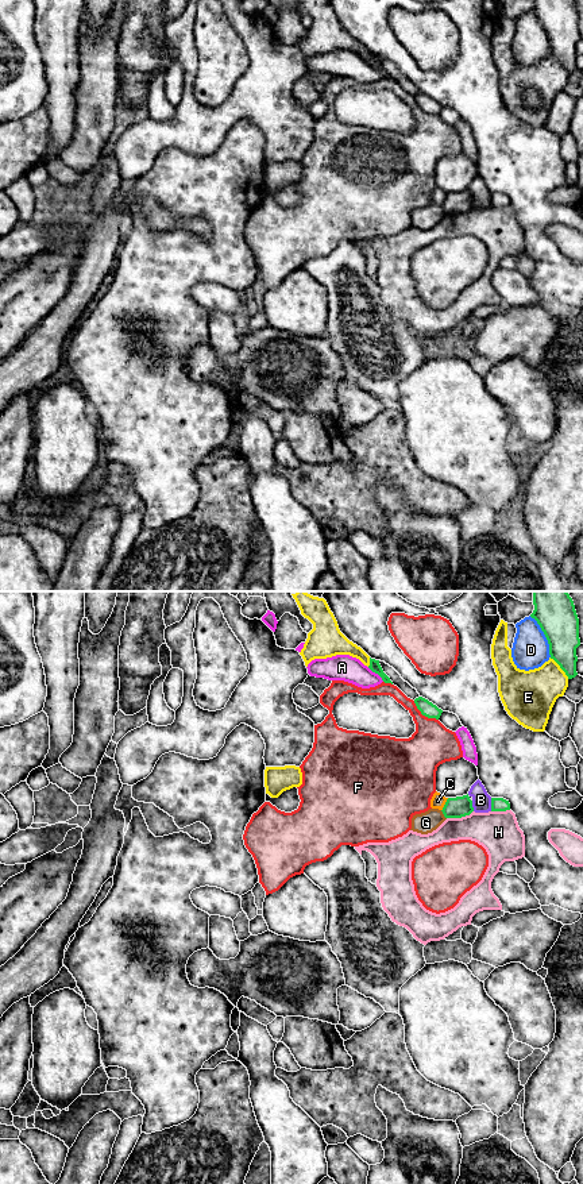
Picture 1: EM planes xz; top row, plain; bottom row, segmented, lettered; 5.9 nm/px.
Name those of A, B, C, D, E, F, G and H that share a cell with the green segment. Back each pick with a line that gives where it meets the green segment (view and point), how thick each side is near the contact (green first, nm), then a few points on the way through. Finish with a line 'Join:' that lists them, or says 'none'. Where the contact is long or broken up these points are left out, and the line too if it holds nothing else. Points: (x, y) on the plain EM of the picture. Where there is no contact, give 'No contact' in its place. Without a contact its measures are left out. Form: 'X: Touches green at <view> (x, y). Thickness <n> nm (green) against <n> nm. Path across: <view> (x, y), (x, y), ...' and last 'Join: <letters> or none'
G: Touches green at xz (443, 208). Thickness 130 nm (green) against 130 nm
Join: G

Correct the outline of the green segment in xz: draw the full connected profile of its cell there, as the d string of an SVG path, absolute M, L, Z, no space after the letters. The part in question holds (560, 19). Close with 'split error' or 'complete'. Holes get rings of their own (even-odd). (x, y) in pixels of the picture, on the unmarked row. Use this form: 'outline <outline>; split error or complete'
outline M534 0L530 9L544 27L549 50L568 74L578 70L576 68L576 43L580 41L579 14L575 0Z; complete

